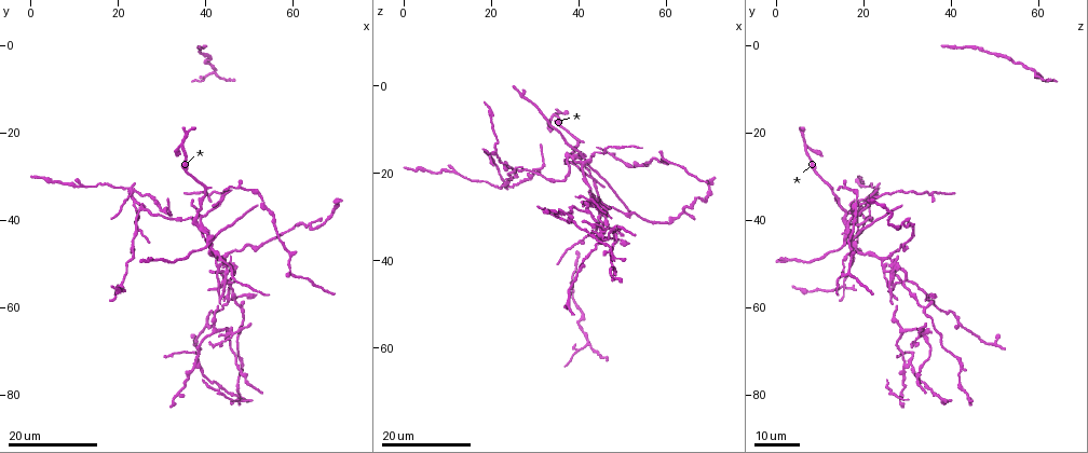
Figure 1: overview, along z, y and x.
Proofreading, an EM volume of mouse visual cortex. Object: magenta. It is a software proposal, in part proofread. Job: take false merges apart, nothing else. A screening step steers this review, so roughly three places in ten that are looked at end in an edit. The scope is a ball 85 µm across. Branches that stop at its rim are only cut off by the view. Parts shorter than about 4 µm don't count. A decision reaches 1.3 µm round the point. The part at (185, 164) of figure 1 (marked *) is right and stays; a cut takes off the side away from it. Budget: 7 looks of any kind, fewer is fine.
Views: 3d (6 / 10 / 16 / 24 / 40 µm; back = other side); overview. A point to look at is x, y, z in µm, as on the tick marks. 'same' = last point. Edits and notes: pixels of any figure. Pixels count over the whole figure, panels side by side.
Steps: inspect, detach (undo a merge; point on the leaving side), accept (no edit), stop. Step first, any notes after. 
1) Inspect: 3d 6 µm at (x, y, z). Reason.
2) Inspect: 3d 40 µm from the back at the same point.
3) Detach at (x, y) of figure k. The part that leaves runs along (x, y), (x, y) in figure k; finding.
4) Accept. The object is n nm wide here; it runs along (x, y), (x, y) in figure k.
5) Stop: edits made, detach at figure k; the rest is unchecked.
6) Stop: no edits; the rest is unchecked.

Inspect: 3d 24 µm at (39.5, 41.0, 16.5).

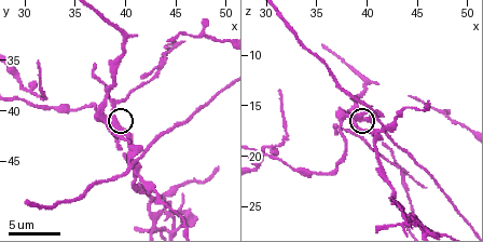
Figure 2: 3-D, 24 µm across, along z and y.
Inspect: 3d 6 µm at the same point. Zoom in.

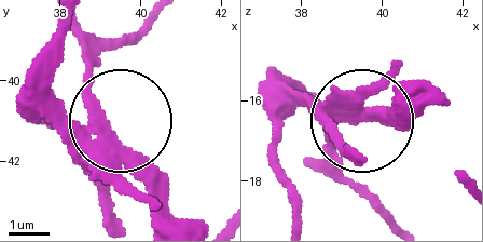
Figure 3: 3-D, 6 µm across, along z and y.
Detach at (120, 193) of figure 3. The side arm is 75 µm long; the part that leaves runs along (97, 136), (90, 67), (138, 26) in figure 3; two neurons meet here.

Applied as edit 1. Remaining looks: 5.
Inspect: 3d 16 µm at (42.0, 65.0, 29.0). A fork.

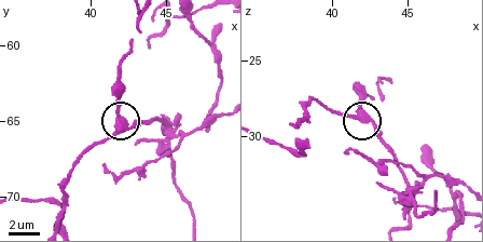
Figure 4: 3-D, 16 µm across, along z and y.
Inspect: 3d 10 µm at (42.6, 65.6, 29.0).

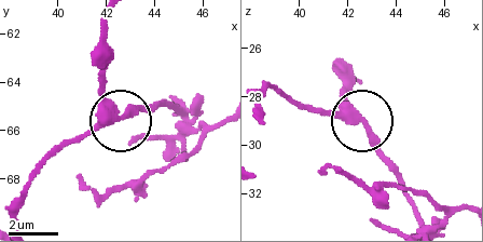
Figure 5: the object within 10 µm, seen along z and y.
Detach at (135, 108) of figure 5. The part that leaves runs along (113, 112), (171, 107), (183, 137) in figure 5; a second neuron is stuck on.

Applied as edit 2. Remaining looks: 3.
Inspect: 3d 24 µm at (42.0, 50.0, 24.5). Narrows sharply.

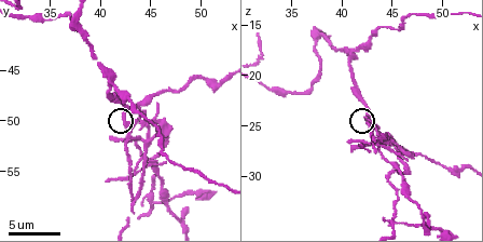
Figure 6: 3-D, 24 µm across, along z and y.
Inspect: 3d 6 µm at (42.2, 49.4, 24.0). Zoom in.

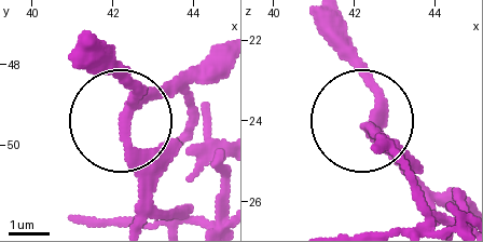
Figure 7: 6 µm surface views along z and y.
Accept. 3 arms meet here; it runs along (81, 49), (133, 93), (122, 151), (142, 211) in figure 7; one neuron here.

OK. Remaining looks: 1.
Stop: edits made, detach at figure 3, detach at figure 5; the rest is unchecked.

